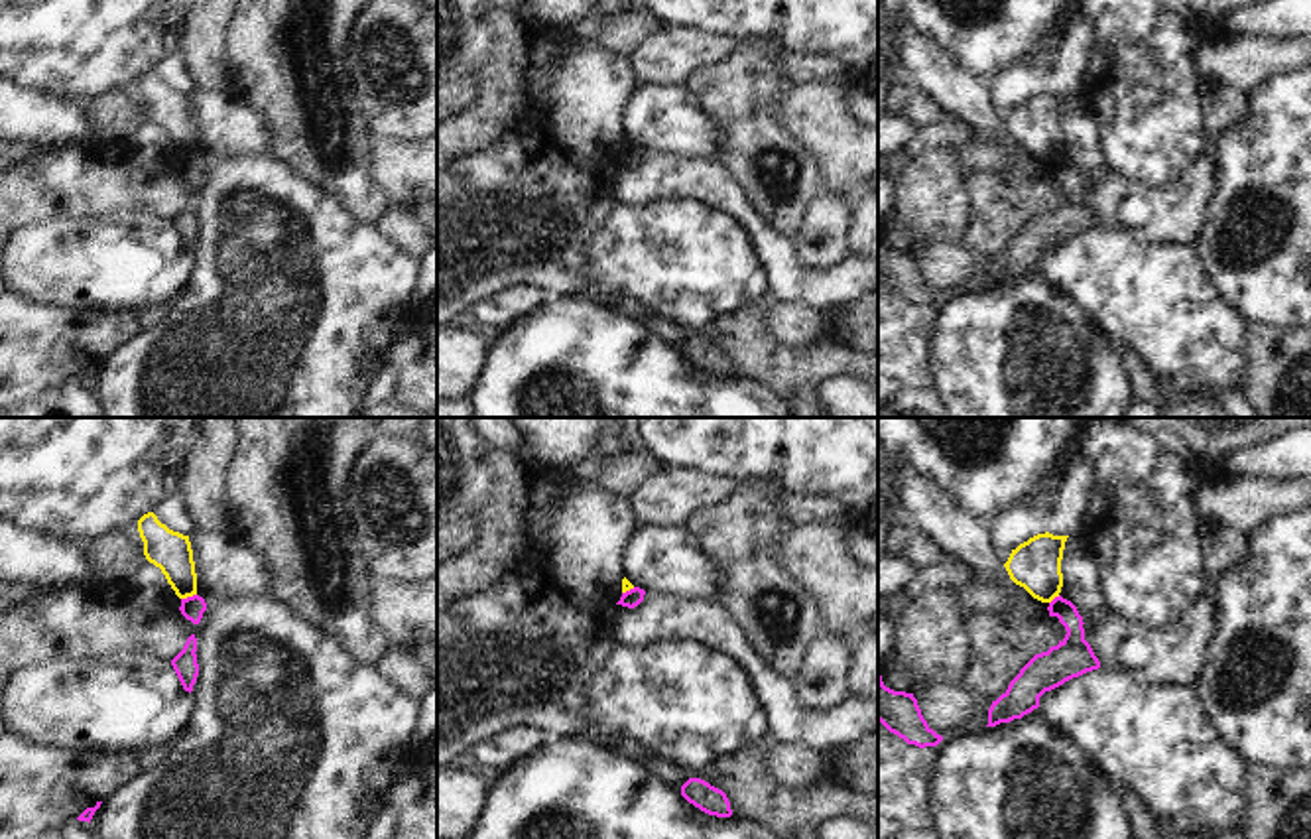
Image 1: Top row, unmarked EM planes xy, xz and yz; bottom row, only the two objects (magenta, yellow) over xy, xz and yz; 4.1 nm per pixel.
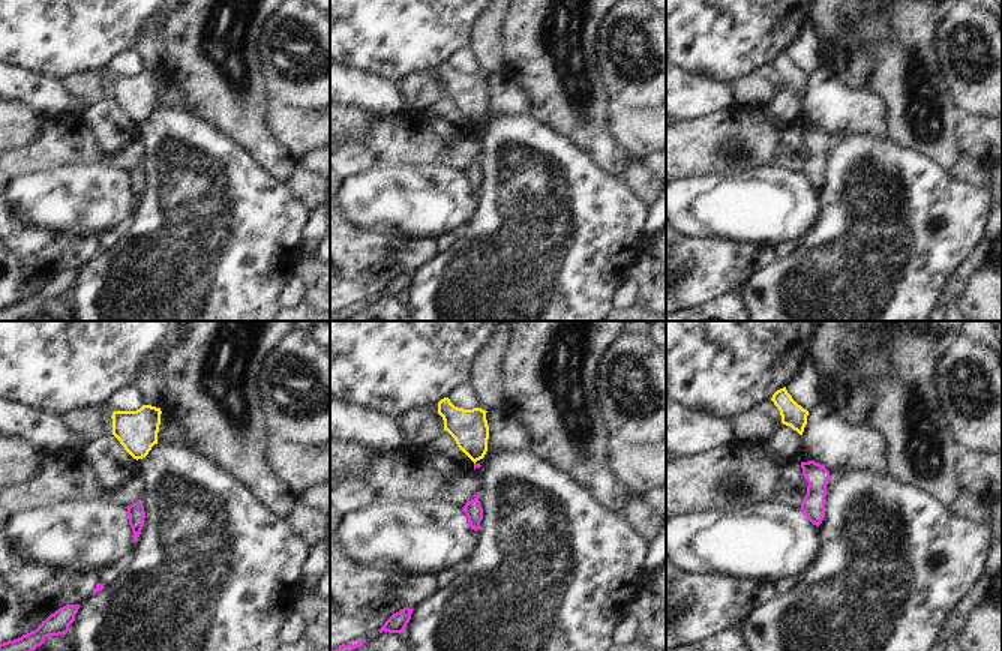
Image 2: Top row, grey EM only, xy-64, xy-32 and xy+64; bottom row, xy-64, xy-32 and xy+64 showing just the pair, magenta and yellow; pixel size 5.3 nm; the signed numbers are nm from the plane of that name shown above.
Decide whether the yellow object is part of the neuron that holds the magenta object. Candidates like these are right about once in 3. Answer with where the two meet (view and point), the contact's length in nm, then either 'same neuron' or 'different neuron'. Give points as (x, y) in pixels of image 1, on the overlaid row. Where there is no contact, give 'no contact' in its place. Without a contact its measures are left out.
contact xy (187, 597); length 70 nm; different neuron

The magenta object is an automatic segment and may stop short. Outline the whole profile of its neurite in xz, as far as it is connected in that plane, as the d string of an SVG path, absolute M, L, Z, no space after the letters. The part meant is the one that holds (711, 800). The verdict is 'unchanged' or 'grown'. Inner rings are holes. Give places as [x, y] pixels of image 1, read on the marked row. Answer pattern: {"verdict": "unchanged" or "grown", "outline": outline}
{"verdict": "unchanged", "outline": "M689 778L681 786L681 796L701 811L717 817L730 817L730 802L726 794L701 778Z"}

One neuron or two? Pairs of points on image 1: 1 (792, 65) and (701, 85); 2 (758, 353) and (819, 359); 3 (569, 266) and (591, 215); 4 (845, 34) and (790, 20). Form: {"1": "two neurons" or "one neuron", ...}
{"1": "two neurons", "2": "one neuron", "3": "one neuron", "4": "one neuron"}

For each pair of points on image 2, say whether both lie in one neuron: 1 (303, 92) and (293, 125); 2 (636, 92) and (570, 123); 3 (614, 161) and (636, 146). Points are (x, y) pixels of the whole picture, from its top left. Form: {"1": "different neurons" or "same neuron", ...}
{"1": "different neurons", "2": "different neurons", "3": "different neurons"}

